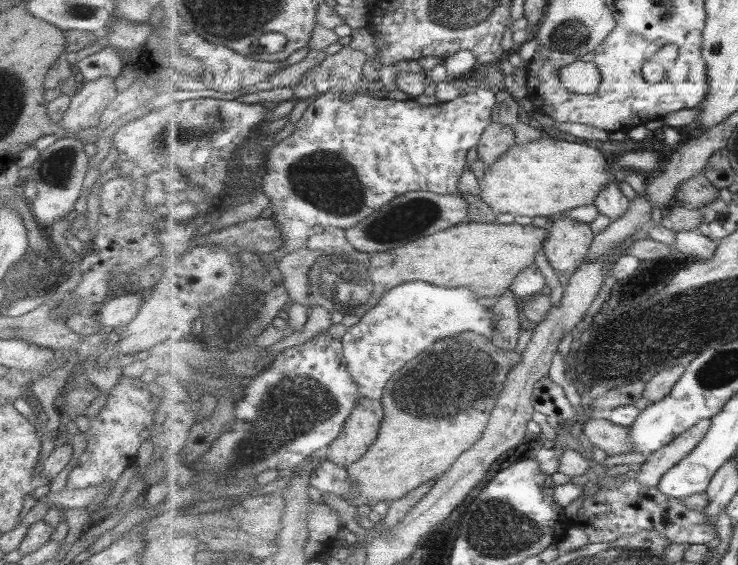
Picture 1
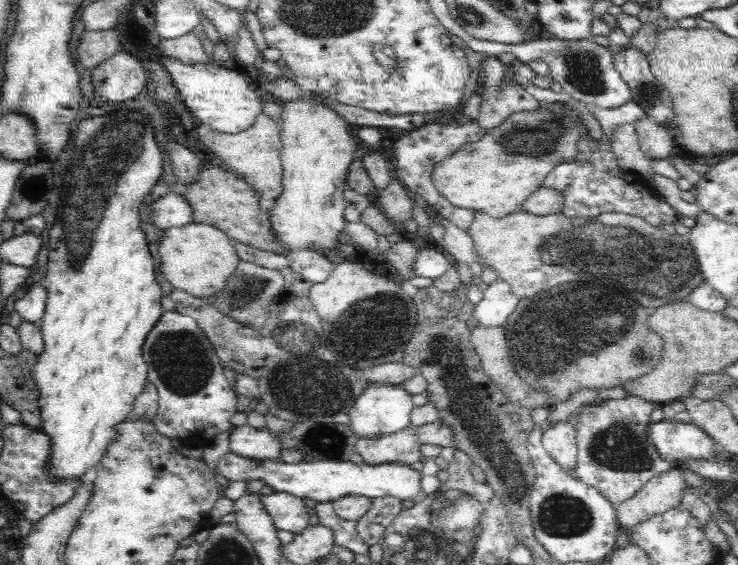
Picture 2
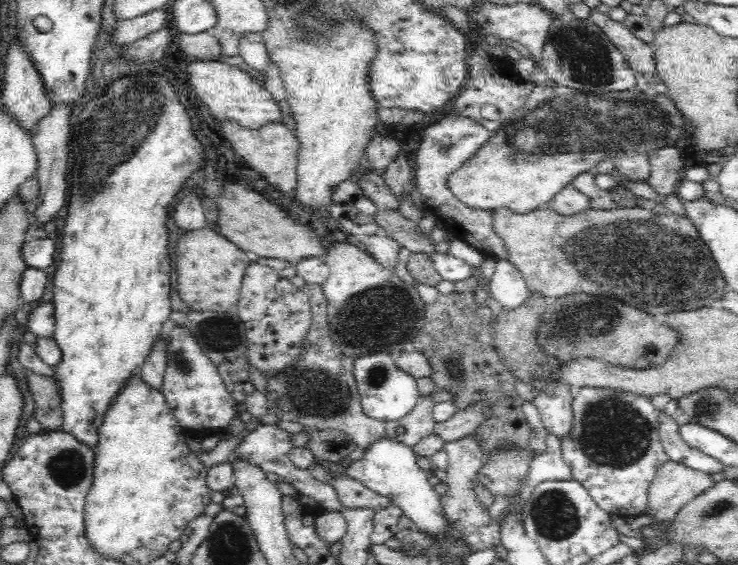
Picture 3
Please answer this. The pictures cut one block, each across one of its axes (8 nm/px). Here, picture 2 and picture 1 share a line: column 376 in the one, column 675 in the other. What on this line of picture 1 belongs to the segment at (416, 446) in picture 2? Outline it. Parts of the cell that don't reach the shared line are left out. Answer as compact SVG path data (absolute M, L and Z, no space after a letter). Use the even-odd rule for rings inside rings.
M709 418L700 420L693 428L671 441L671 444L660 448L657 452L645 454L645 462L638 467L638 481L648 487L657 487L668 470L677 466L698 447L711 425Z

